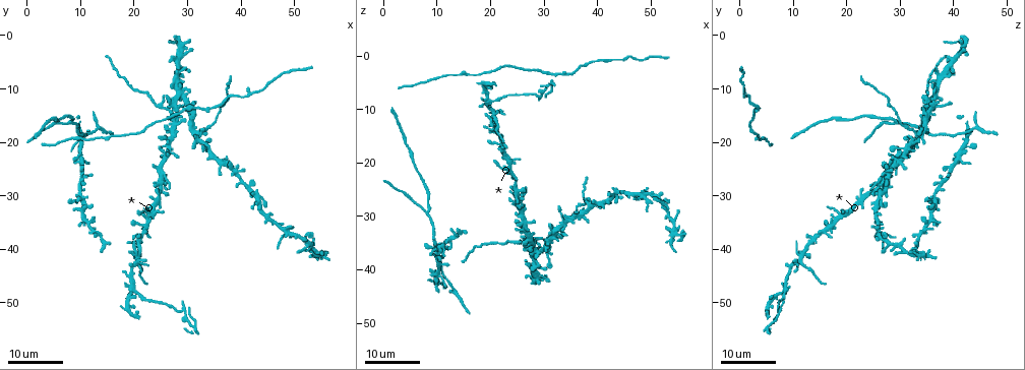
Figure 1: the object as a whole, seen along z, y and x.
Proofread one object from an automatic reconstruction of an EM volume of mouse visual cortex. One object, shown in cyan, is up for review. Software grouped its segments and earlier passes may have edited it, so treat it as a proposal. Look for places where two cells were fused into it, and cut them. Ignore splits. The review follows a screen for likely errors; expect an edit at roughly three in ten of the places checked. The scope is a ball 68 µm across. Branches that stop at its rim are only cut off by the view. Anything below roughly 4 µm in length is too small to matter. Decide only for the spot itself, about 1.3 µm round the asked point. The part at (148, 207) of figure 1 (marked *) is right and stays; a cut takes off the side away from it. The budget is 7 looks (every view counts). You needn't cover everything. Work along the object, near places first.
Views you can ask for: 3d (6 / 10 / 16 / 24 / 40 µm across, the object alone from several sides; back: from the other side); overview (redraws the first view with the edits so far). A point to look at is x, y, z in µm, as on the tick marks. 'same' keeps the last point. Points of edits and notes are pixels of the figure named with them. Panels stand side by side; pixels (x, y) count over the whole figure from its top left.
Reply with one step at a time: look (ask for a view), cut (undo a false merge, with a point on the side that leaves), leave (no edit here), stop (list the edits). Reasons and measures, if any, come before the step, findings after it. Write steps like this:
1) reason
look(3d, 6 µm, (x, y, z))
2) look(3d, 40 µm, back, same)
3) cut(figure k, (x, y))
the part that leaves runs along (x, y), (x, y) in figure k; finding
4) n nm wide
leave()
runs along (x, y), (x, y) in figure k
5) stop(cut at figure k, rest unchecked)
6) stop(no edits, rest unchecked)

look(3d, 24 µm, (32.0, 18.0, 33.0))

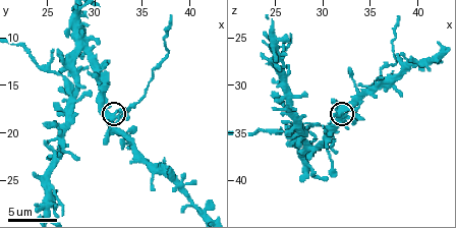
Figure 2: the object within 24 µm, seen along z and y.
closer look
look(3d, 6 µm, (32.6, 18.2, 33.2))

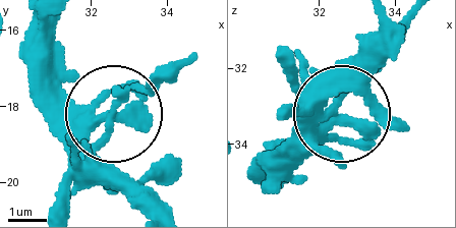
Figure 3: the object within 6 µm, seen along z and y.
side arm 18 µm
cut(figure 3, (157, 81))
the part that leaves runs along (123, 103), (178, 64) in figure 3; two cells meet here

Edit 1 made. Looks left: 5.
four arms meet
look(3d, 24 µm, (21.0, 42.5, 11.5))

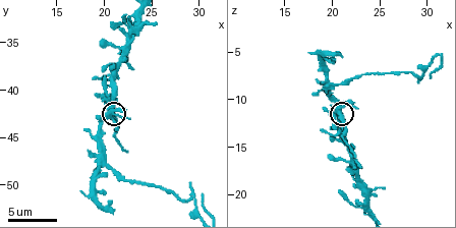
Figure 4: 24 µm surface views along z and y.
closer look
look(3d, 6 µm, same)

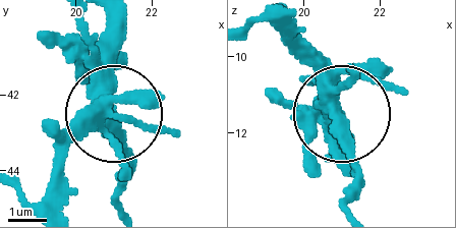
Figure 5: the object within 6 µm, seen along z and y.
380 nm wide
leave()
continuous, no second cell

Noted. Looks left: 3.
four arms meet
look(3d, 16 µm, (19.8, 47.8, 8.4))

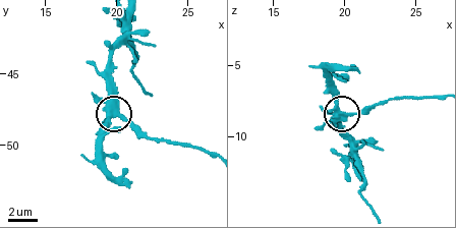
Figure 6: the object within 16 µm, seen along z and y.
4 arms
cut(figure 6, (131, 121))
a second cell is stuck on

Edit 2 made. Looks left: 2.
stop(cut at figure 3, cut at figure 6, rest unchecked)

